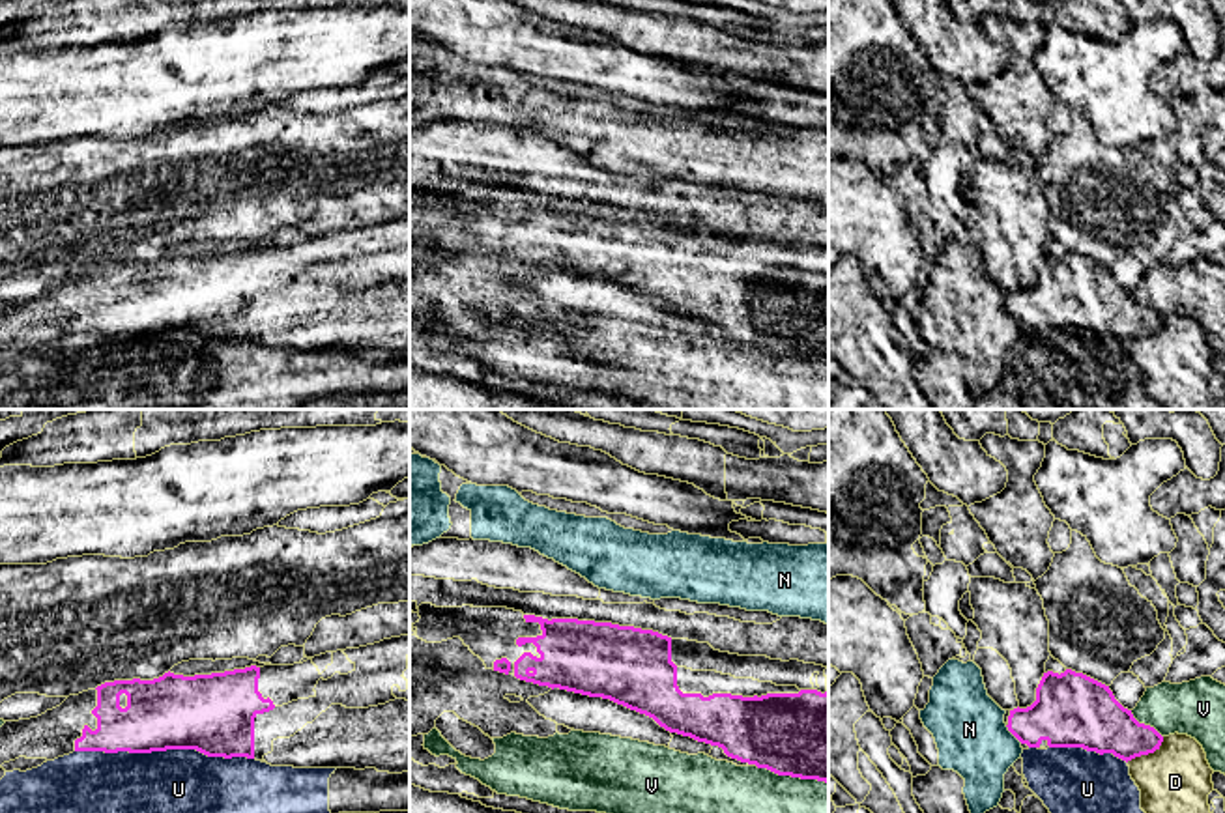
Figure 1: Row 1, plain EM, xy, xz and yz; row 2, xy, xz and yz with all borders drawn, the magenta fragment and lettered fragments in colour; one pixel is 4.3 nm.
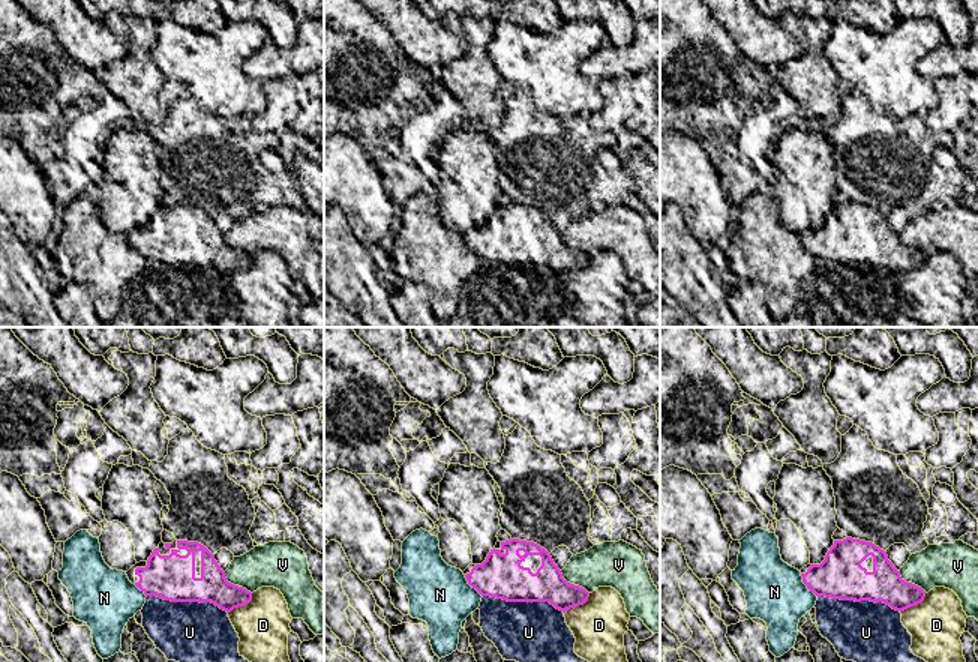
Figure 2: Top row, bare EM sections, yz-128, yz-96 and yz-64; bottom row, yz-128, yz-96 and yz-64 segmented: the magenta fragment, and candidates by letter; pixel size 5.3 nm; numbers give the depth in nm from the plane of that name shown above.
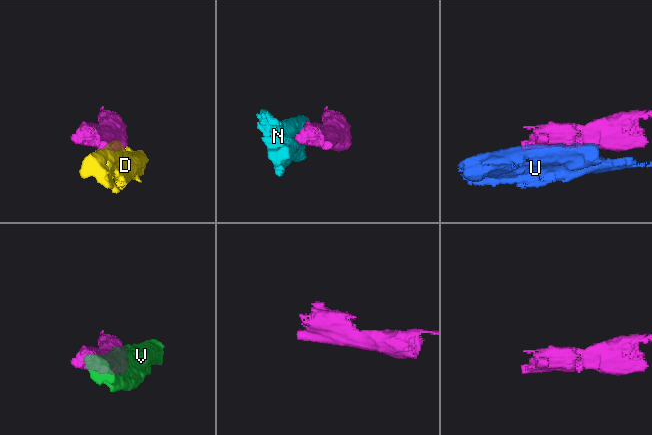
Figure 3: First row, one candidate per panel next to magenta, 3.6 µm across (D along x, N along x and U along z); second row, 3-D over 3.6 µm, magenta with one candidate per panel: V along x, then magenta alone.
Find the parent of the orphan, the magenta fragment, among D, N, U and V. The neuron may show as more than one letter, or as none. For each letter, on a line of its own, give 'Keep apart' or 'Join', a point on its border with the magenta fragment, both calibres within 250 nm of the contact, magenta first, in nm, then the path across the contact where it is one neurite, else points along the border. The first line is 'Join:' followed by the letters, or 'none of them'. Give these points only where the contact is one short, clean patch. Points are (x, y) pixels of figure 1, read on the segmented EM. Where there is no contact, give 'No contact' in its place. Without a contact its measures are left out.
Join: none of them
D: Keep apart. Touches magenta at yz (1147, 754). Thickness 240 nm (magenta) against 300 nm
N: Keep apart. Touches magenta at yz (1014, 735). Thickness 300 nm (magenta) against 320 nm. Boundary: yz (1005, 726), (1022, 742)
U: Keep apart. Touches magenta at xy (165, 750). Thickness 340 nm (magenta) against 280 nm
V: Keep apart. Touches magenta at xz (792, 776). Thickness 380 nm (magenta) against 200 nm

